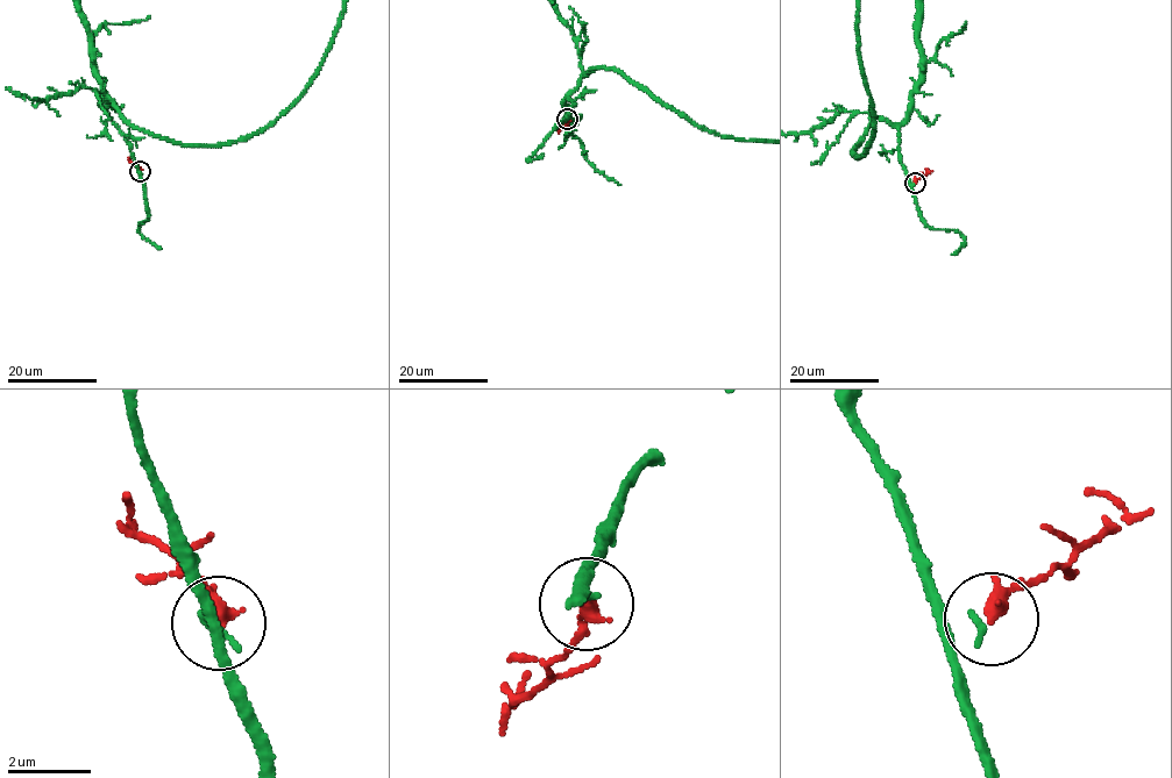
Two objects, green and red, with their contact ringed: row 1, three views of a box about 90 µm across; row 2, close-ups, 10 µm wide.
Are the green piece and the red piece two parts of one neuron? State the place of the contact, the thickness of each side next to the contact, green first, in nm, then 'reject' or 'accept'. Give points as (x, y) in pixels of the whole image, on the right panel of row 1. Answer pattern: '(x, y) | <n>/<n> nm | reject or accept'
(915, 183) | 160/400 nm | accept

